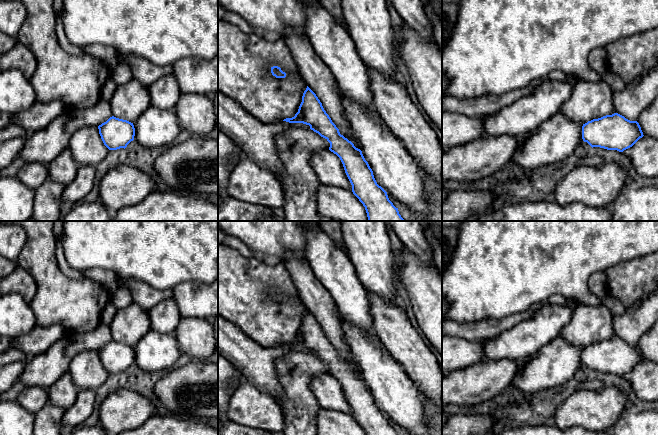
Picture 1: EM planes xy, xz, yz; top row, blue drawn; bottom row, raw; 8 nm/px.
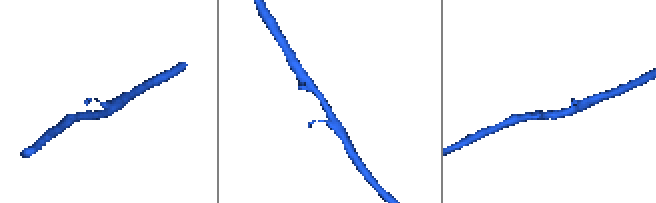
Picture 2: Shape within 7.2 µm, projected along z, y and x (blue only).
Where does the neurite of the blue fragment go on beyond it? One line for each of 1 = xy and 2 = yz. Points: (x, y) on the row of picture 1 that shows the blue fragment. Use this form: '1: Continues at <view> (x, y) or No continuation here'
1: No continuation here
2: No continuation here

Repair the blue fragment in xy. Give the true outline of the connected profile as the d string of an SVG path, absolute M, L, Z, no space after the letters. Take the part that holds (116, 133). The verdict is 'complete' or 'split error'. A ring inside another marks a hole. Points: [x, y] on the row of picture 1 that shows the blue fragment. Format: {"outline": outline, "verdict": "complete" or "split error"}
{"outline": "M114 116L99 125L98 129L104 145L109 150L125 149L135 136L133 123Z", "verdict": "complete"}

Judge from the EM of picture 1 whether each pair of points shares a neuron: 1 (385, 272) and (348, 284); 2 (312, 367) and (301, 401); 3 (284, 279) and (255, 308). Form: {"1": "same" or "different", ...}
{"1": "different", "2": "same", "3": "same"}

